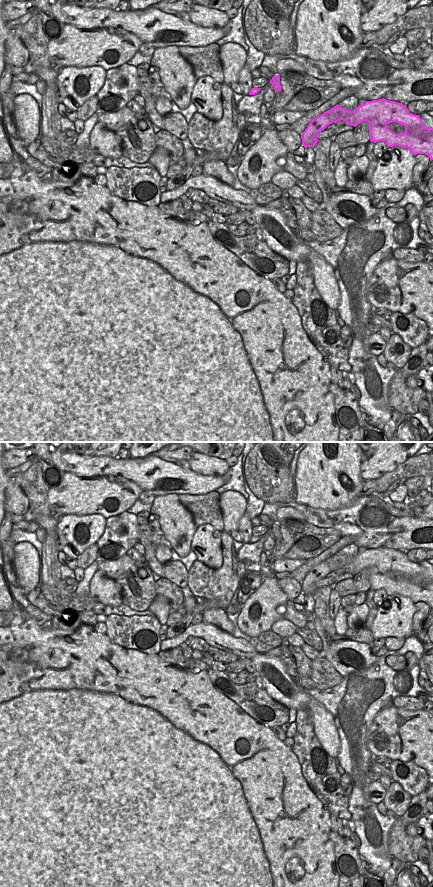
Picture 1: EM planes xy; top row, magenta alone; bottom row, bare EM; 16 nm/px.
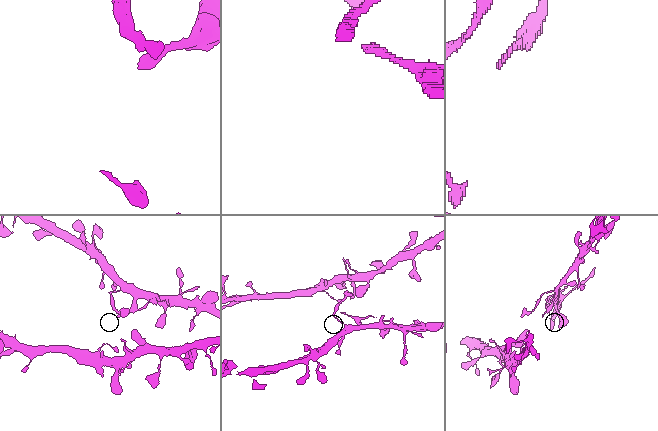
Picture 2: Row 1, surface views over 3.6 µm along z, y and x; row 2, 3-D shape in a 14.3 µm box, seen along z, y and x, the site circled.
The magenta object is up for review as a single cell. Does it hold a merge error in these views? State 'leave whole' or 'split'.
split

